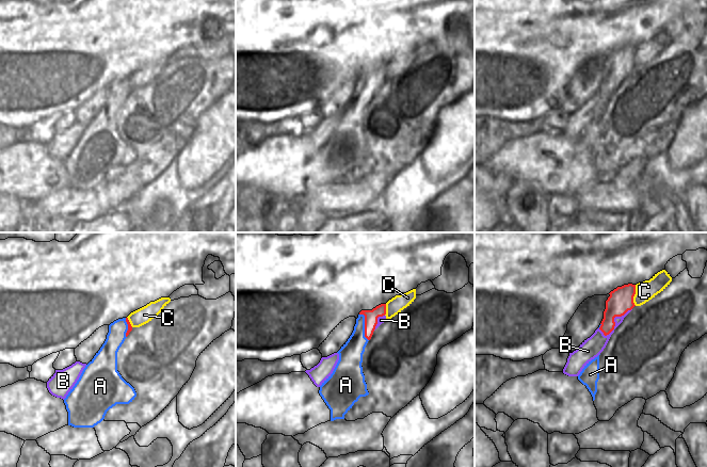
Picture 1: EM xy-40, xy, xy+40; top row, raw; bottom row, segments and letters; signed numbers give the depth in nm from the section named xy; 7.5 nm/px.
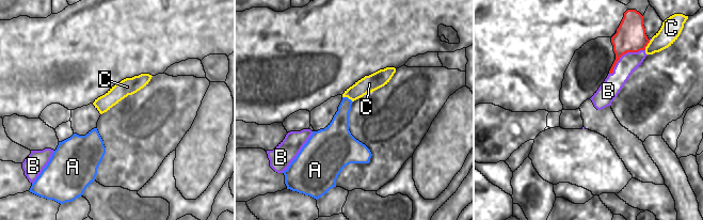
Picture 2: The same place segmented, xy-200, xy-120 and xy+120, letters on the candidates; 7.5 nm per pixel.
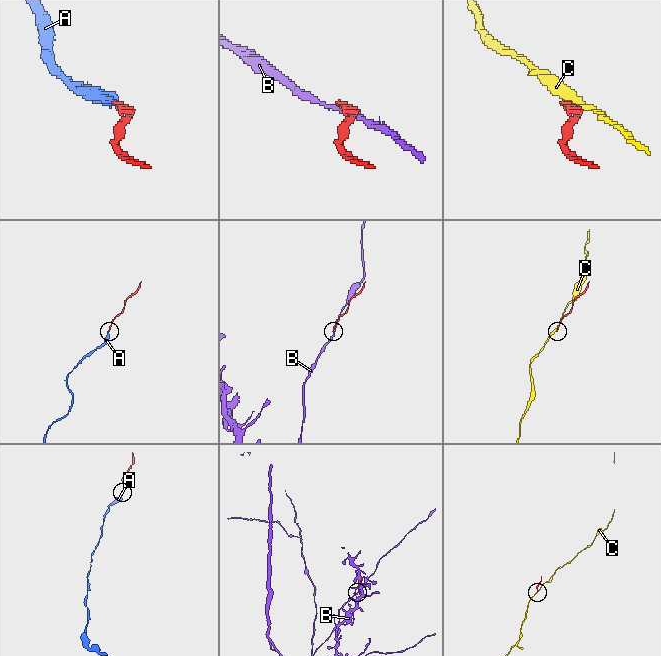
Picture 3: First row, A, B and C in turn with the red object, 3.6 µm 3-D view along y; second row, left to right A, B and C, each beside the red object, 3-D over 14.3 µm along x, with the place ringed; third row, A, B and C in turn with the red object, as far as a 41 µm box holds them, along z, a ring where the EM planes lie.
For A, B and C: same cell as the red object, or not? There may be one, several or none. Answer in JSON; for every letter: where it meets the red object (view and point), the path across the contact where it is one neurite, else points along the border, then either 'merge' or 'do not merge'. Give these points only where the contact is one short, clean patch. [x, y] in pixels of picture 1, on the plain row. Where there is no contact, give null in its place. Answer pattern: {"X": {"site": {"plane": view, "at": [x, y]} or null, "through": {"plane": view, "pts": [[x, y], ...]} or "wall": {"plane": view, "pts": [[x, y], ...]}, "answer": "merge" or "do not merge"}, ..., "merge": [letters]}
{"A": {"site": {"plane": "xy", "at": [365, 87]}, "through": {"plane": "xy", "pts": [[371, 78], [365, 87], [351, 115]]}, "answer": "merge"}, "B": {"site": {"plane": "xy+40", "at": [614, 83]}, "answer": "do not merge"}, "C": {"site": {"plane": "xy+40", "at": [633, 57]}, "wall": {"plane": "xy+40", "pts": [[636, 46], [635, 66]]}, "answer": "do not merge"}, "merge": ["A"]}

